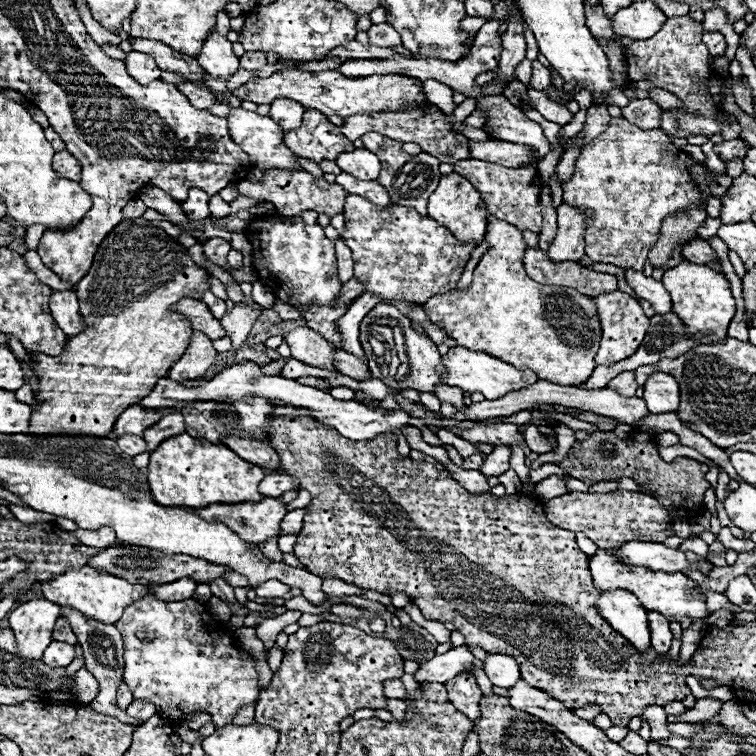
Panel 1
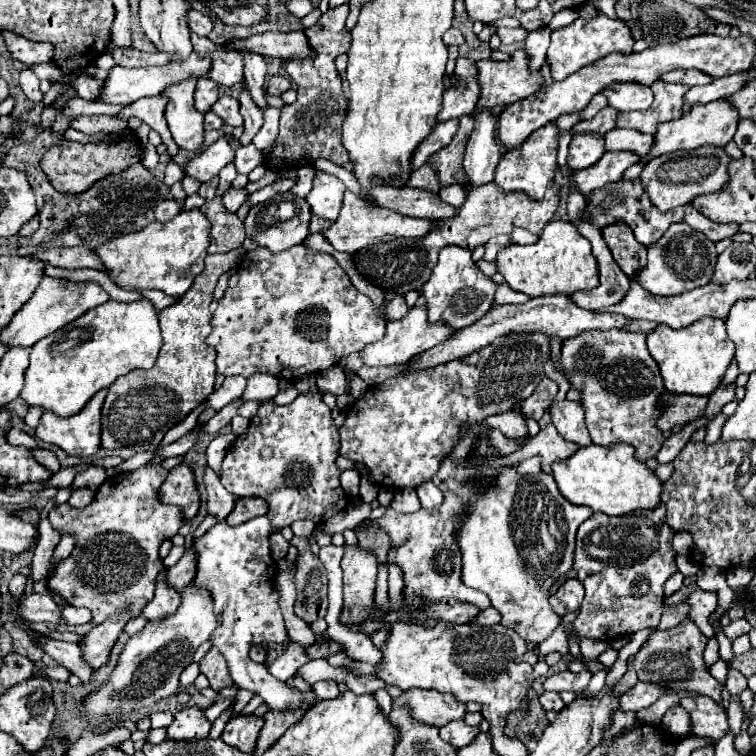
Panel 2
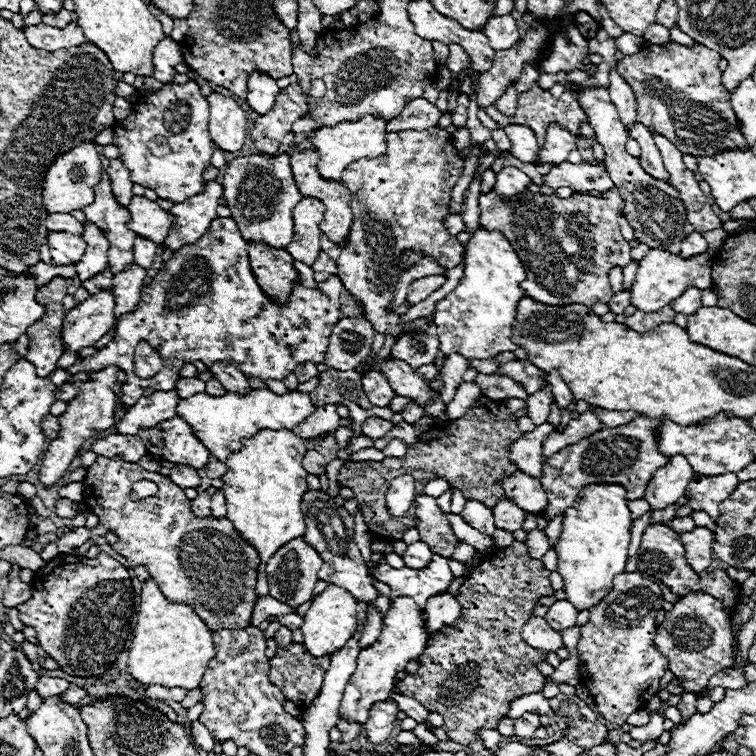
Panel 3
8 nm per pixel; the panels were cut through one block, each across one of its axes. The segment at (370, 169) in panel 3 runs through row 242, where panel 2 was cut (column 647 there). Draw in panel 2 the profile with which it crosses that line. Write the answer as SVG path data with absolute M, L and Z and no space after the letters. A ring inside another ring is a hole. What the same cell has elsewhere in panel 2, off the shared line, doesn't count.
M582 332L562 344L562 366L566 378L582 392L586 410L586 426L592 444L612 448L616 444L632 444L636 458L646 462L654 458L664 444L662 432L656 428L658 398L662 376L658 364L646 348L646 336L634 332ZM630 360L630 362L620 362Z

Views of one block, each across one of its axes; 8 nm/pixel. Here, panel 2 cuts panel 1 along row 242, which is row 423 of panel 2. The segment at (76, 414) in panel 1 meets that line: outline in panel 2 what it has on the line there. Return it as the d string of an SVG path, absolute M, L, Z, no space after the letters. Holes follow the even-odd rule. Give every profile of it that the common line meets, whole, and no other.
M206 256L206 268L200 276L196 276L192 288L176 302L176 306L170 306L168 310L160 310L160 328L164 336L164 346L162 352L148 372L130 372L128 376L120 376L116 384L112 384L108 390L108 396L102 406L102 442L100 448L114 450L114 448L126 448L126 446L158 446L164 438L164 434L172 428L172 416L174 416L174 426L182 422L196 406L200 406L212 392L214 392L214 382L216 382L216 364L214 358L216 354L212 348L206 346L206 336L212 332L212 314L210 314L210 302L212 302L212 292L216 288L218 276L222 272L230 270L230 260L224 256Z

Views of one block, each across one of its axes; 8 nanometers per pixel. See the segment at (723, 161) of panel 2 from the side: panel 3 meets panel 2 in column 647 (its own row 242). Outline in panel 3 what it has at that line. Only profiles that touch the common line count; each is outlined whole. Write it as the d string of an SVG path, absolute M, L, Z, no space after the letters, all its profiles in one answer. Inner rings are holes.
M210 180L204 192L174 204L170 212L176 216L176 222L172 224L172 230L164 244L170 250L176 250L184 244L200 240L206 234L212 218L216 218L218 200L222 198L222 194L224 194L222 184L218 180Z

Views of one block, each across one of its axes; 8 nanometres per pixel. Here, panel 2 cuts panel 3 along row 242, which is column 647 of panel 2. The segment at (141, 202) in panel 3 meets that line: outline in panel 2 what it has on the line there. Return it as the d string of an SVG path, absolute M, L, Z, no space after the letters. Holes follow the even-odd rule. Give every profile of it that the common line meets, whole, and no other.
M718 98L716 102L708 102L708 104L696 104L690 108L688 114L660 124L658 134L656 134L656 144L654 144L652 152L642 158L642 162L648 162L652 156L670 154L676 150L694 150L694 148L704 146L704 144L726 146L732 140L738 122L740 122L740 114L728 98Z

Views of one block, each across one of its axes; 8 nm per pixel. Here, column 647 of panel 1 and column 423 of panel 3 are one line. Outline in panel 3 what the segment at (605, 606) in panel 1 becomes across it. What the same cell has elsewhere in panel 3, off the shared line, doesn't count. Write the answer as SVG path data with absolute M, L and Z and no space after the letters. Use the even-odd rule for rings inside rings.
M396 598L390 604L390 610L386 612L386 616L382 618L380 638L372 646L362 648L358 654L356 670L352 678L348 680L342 694L340 716L346 716L350 720L364 724L368 720L368 712L372 704L388 698L390 690L394 688L394 676L402 672L410 660L416 660L426 648L426 644L428 644L428 632L426 632L424 612L416 606L412 598Z

